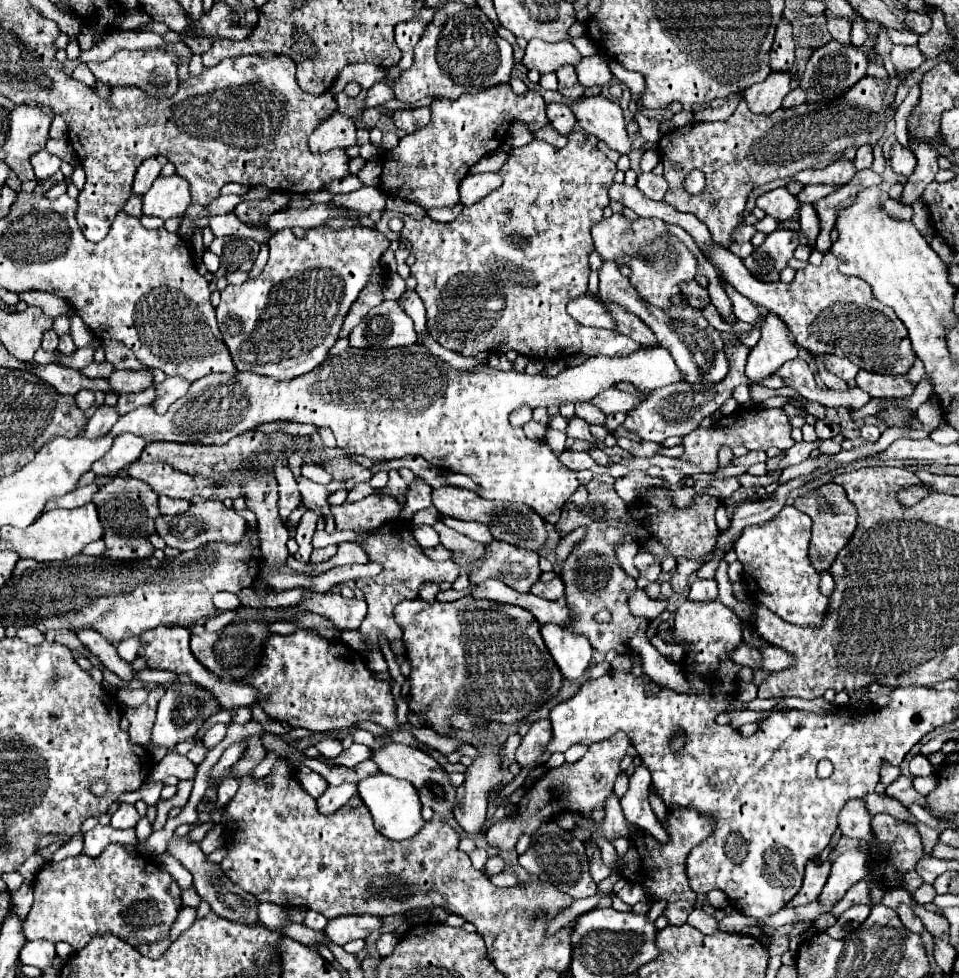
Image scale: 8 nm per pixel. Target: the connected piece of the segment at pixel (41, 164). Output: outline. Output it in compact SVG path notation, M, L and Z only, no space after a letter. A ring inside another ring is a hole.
M46 149L32 155L32 167L38 181L46 181L48 177L52 177L60 169L60 165L62 165L62 159L48 153Z

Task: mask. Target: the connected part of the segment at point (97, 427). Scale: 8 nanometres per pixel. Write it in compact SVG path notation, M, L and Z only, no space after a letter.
M100 405L100 407L96 409L96 413L90 417L84 435L86 435L86 437L100 437L100 435L108 433L116 421L118 421L118 411L116 411L116 407Z

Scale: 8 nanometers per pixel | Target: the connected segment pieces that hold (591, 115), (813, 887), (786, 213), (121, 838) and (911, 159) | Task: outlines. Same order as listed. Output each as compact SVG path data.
M600 95L586 97L574 103L572 111L586 135L594 135L620 155L628 155L632 151L632 139L626 131L624 115L618 103Z
M812 859L806 865L806 875L804 875L802 889L794 895L794 901L790 901L790 905L798 907L798 905L806 905L810 901L816 901L828 875L830 875L830 861Z
M778 187L760 195L756 199L756 207L760 207L762 211L766 211L766 215L772 215L778 221L786 221L794 217L798 201L794 195L788 193L786 187Z
M96 825L94 829L84 833L84 855L90 857L98 857L102 853L102 849L106 849L110 843L122 843L122 845L136 845L136 833L134 829L126 829L126 831L118 831L110 825Z
M896 143L890 151L890 167L894 173L898 175L904 175L904 177L910 177L912 171L916 169L916 157L914 153L908 149L908 147L902 147L900 143Z

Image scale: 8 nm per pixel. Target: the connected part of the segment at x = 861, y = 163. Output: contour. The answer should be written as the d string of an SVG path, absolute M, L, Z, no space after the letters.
M862 145L862 147L858 147L854 165L856 165L858 171L860 171L860 169L868 169L868 167L872 165L872 147L870 147L870 145Z

